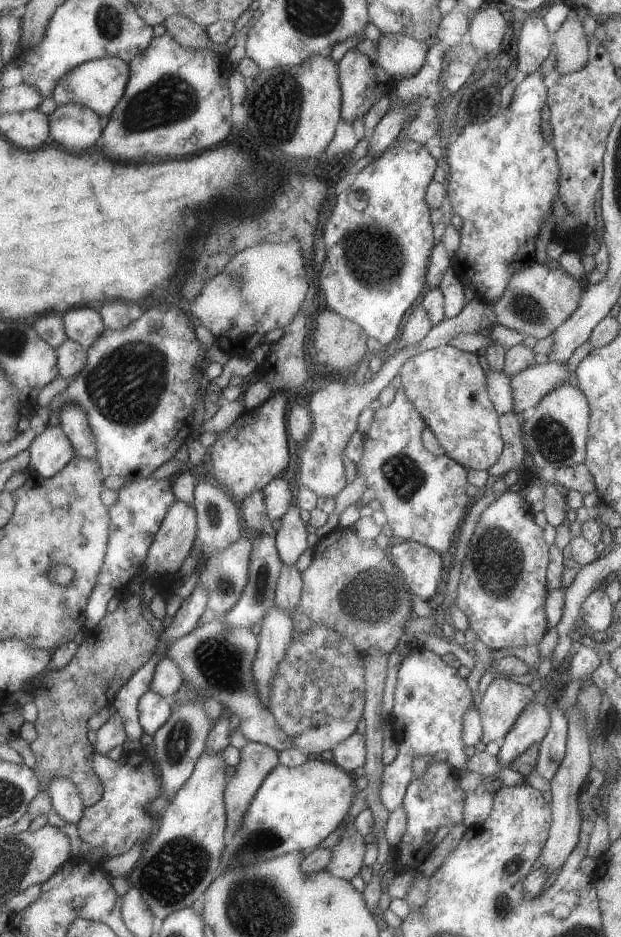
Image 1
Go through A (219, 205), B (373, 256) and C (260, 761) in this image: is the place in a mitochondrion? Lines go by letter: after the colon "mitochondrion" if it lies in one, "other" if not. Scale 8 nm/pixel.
A: other
B: mitochondrion
C: other

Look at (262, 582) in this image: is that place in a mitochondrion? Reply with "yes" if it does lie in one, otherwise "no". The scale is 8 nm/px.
yes

